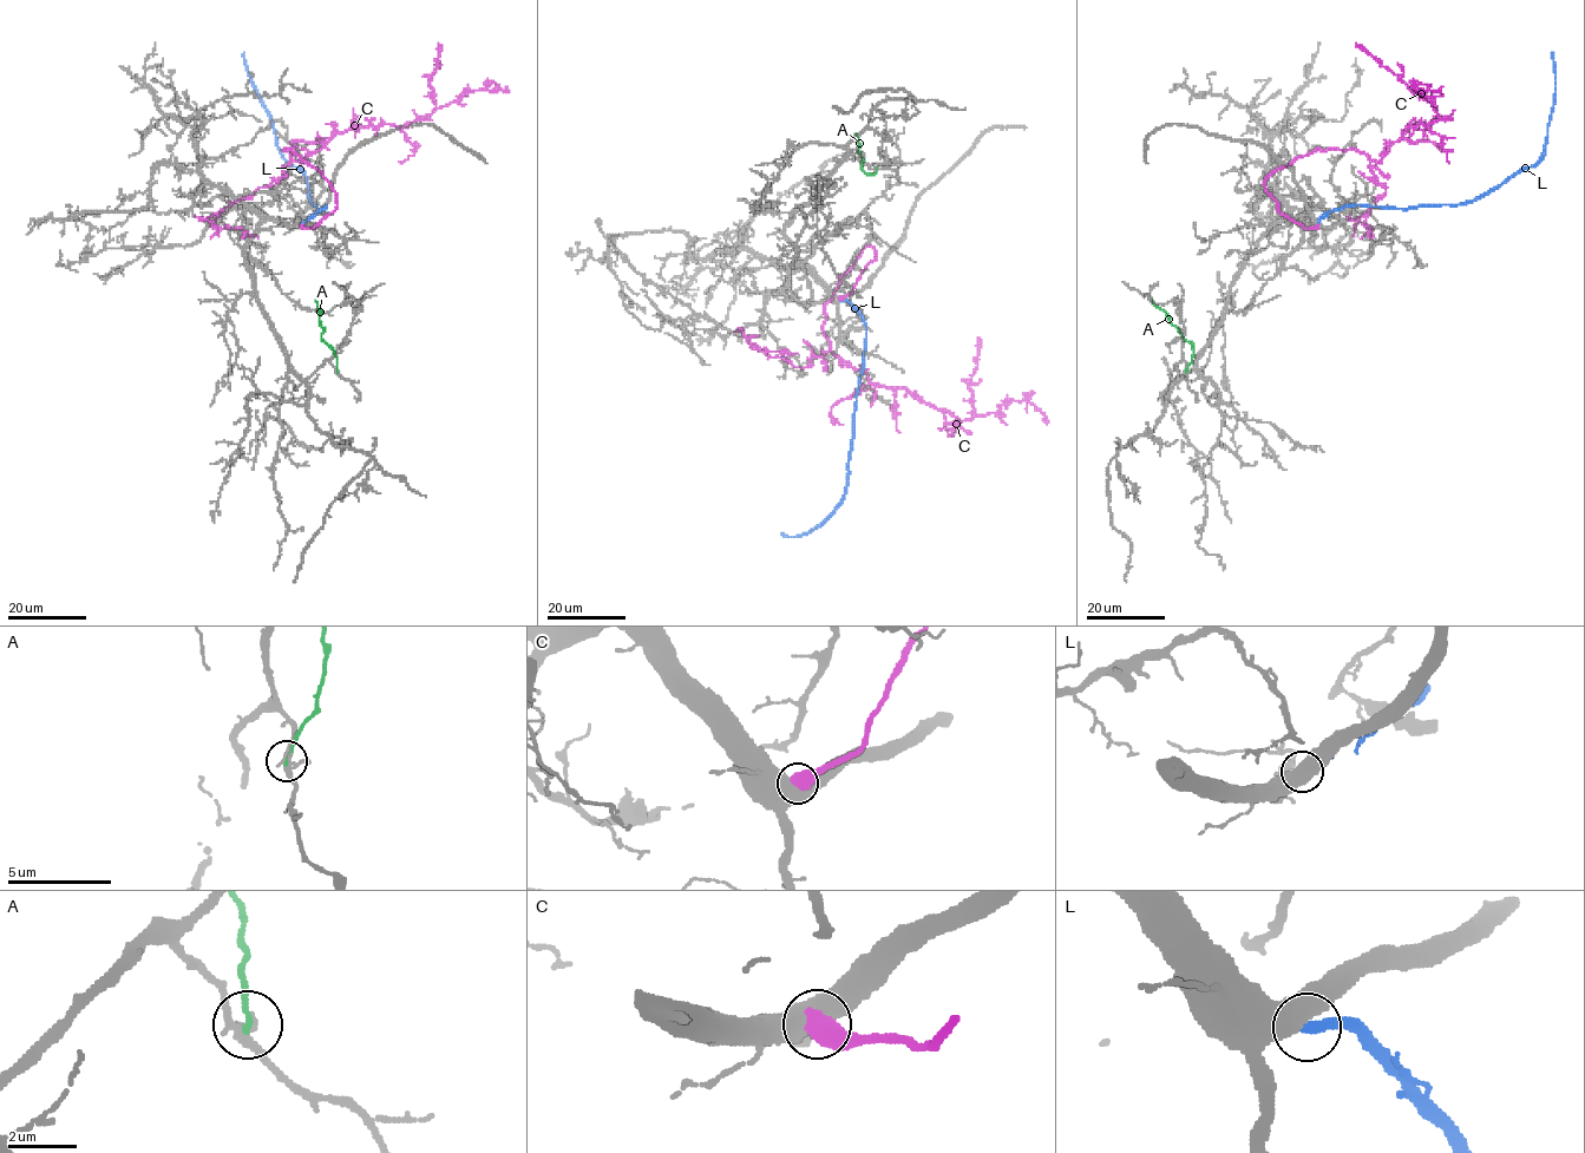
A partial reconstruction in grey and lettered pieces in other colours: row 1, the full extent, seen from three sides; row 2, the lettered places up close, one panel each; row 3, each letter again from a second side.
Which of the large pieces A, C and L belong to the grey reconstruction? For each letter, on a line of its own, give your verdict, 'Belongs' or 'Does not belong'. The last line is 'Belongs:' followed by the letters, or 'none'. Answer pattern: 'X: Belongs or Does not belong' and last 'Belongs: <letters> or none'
A: Does not belong
C: Does not belong
L: Belongs
Belongs: L

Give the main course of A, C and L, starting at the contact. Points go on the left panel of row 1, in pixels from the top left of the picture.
A: (338, 371), (333, 349), (321, 339), (320, 309), (314, 300)
C: (301, 225), (335, 208), (336, 194), (283, 150), (302, 161), (339, 132), (430, 115), (437, 43)
L: (303, 222), (326, 205), (314, 205), (302, 172), (279, 149), (272, 117), (248, 72), (243, 53)

